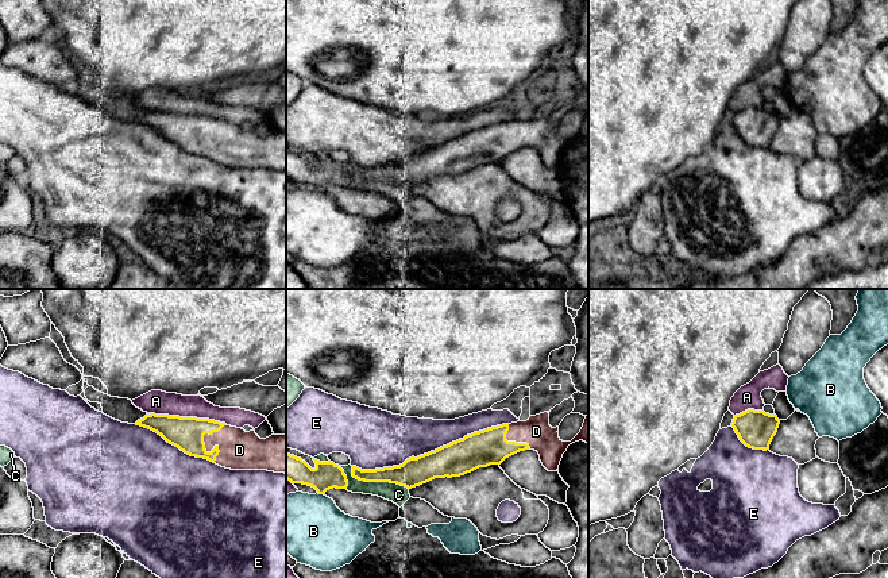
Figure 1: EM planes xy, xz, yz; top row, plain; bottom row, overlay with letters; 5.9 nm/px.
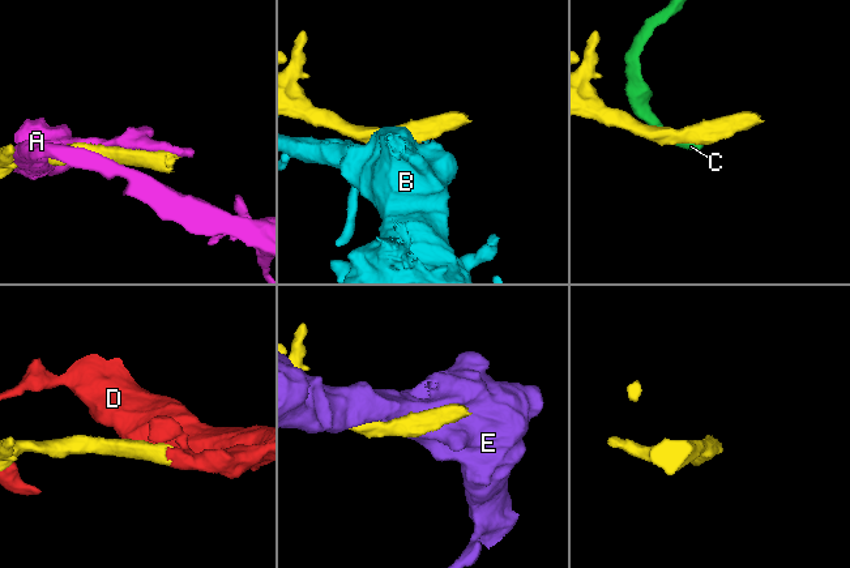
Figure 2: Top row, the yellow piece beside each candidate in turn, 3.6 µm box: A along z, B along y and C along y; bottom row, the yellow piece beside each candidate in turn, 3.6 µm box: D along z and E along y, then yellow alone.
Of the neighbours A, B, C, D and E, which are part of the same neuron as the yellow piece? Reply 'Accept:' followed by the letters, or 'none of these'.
Accept: D

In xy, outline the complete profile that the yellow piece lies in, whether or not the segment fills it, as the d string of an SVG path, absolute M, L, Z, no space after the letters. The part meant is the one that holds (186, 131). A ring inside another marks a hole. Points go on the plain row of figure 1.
M155 111L146 112L135 122L157 130L190 154L225 166L286 172L286 131L260 136L255 128L246 130L209 116Z

